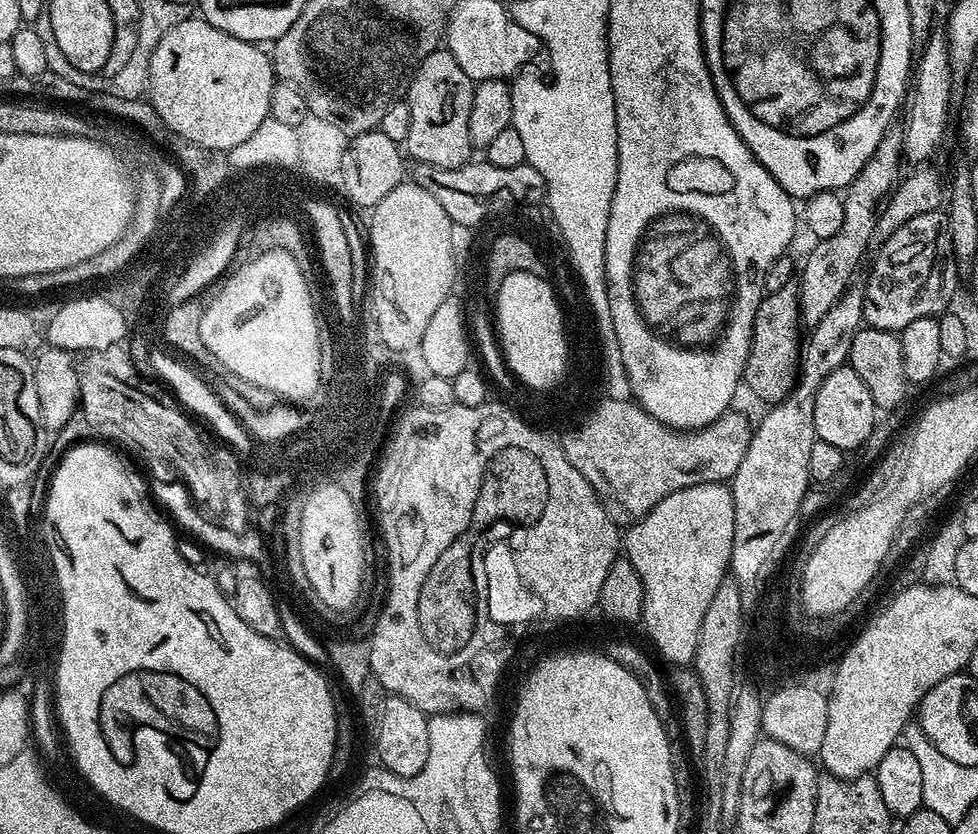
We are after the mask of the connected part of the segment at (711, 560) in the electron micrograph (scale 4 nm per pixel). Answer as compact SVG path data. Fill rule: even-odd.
M724 482L690 485L676 493L670 493L623 533L623 551L640 575L644 587L642 625L648 631L653 646L672 666L688 666L696 659L698 634L702 618L706 615L706 606L710 606L714 590L718 590L720 583L726 579L732 563L733 538L734 498L731 487Z

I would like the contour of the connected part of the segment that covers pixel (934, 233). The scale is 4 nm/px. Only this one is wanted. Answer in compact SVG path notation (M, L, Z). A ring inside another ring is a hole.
M917 218L910 224L904 224L881 243L884 245L881 246L880 253L877 254L876 261L868 272L868 284L863 285L864 324L867 327L898 334L917 318L939 317L949 307L951 296L958 289L956 283L958 263L952 249L949 229L943 223L940 225L938 221L932 219L936 218Z

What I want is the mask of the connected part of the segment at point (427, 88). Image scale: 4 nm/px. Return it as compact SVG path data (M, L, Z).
M441 46L431 52L412 73L406 89L406 103L410 110L407 155L415 162L426 162L439 168L460 168L469 163L474 153L470 138L470 110L475 93L474 81L462 66L458 66L447 47Z

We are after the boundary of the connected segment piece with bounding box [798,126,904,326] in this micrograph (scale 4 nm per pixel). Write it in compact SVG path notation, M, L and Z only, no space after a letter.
M889 127L882 138L878 150L858 170L856 177L848 183L843 193L844 209L842 210L842 226L838 226L838 234L830 234L830 238L818 240L817 245L807 253L808 261L804 269L798 272L800 290L800 318L805 325L815 326L826 318L826 310L834 306L842 298L842 294L853 283L852 275L868 248L868 243L876 236L876 221L882 205L887 201L891 191L901 179L900 164L904 154L904 133L899 127Z

